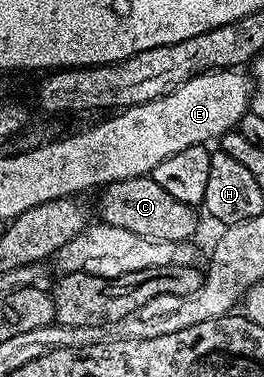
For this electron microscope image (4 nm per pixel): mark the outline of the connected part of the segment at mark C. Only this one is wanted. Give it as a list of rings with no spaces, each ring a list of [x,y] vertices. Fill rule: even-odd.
[[[152,175],[127,178],[123,182],[104,185],[100,189],[101,216],[104,223],[111,226],[123,226],[123,230],[131,230],[131,234],[143,234],[143,238],[167,238],[167,242],[179,242],[180,240],[192,241],[197,232],[197,216],[194,205],[179,202],[179,198],[171,198],[159,182],[155,182]]]

